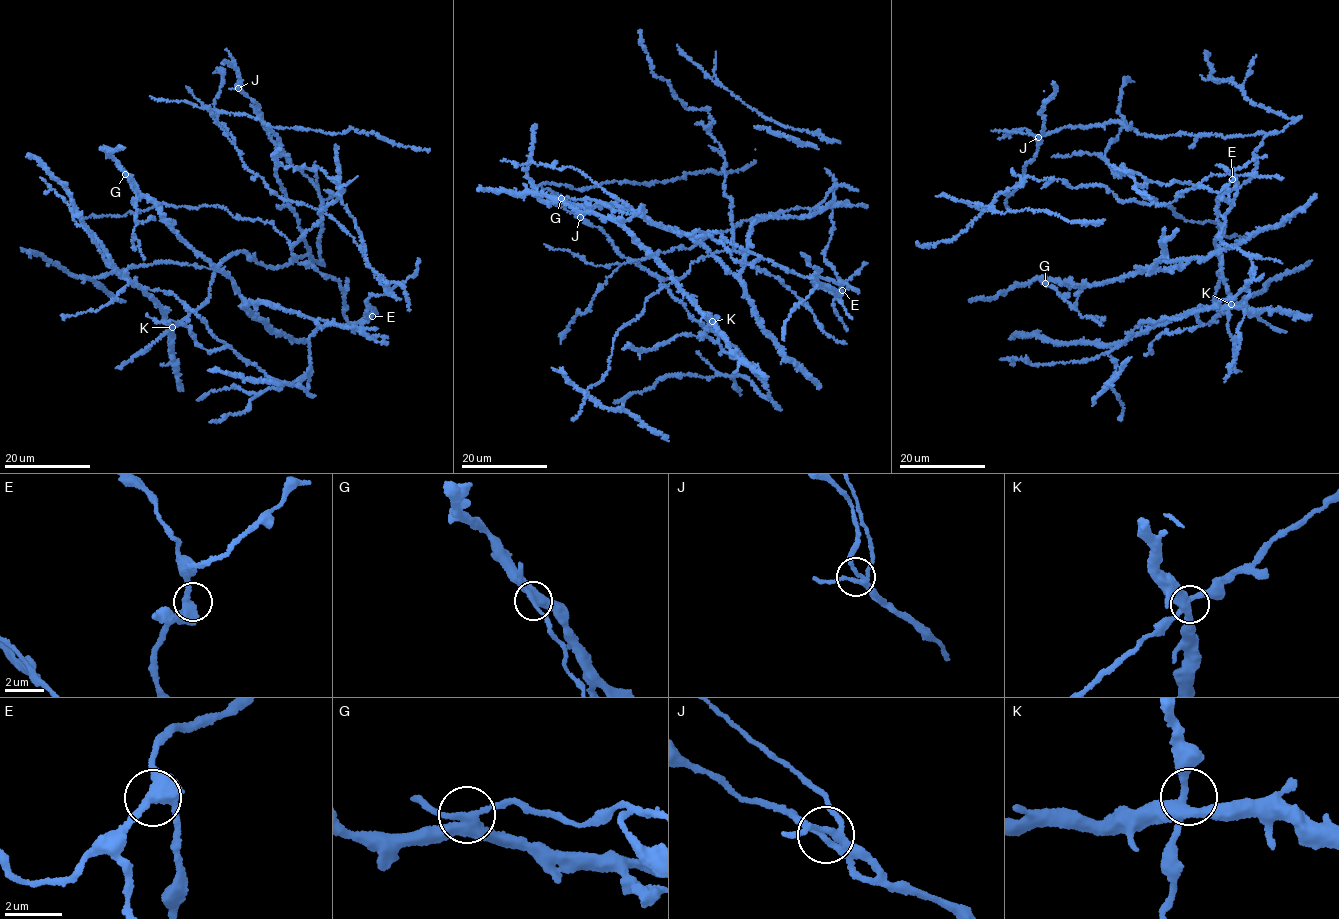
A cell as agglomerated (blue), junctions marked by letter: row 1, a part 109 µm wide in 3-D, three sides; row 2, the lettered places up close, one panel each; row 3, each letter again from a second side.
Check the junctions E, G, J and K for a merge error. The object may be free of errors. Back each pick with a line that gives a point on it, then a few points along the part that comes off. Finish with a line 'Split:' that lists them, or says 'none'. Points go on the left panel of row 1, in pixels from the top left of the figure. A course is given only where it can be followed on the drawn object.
G: (125, 174) | (125, 174), (136, 197), (133, 230), (144, 260)
Split: G

